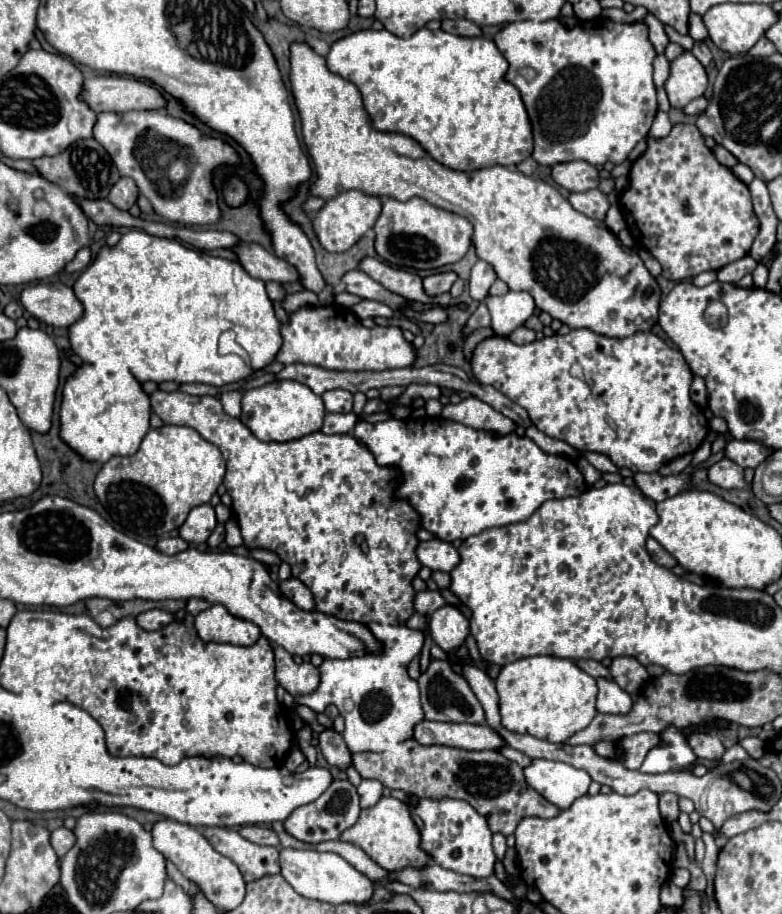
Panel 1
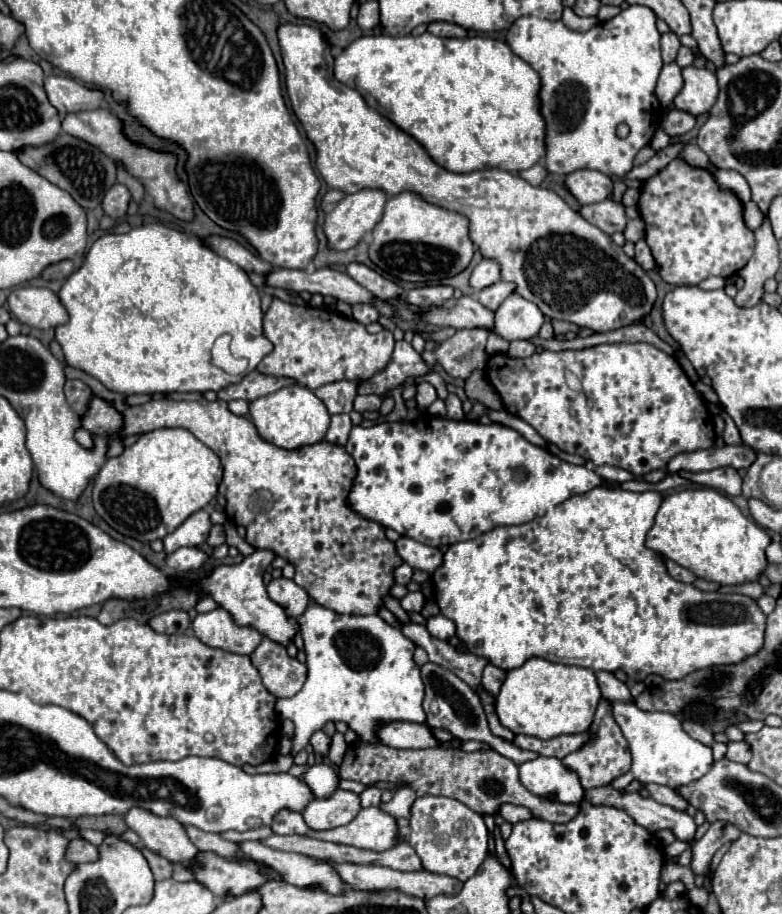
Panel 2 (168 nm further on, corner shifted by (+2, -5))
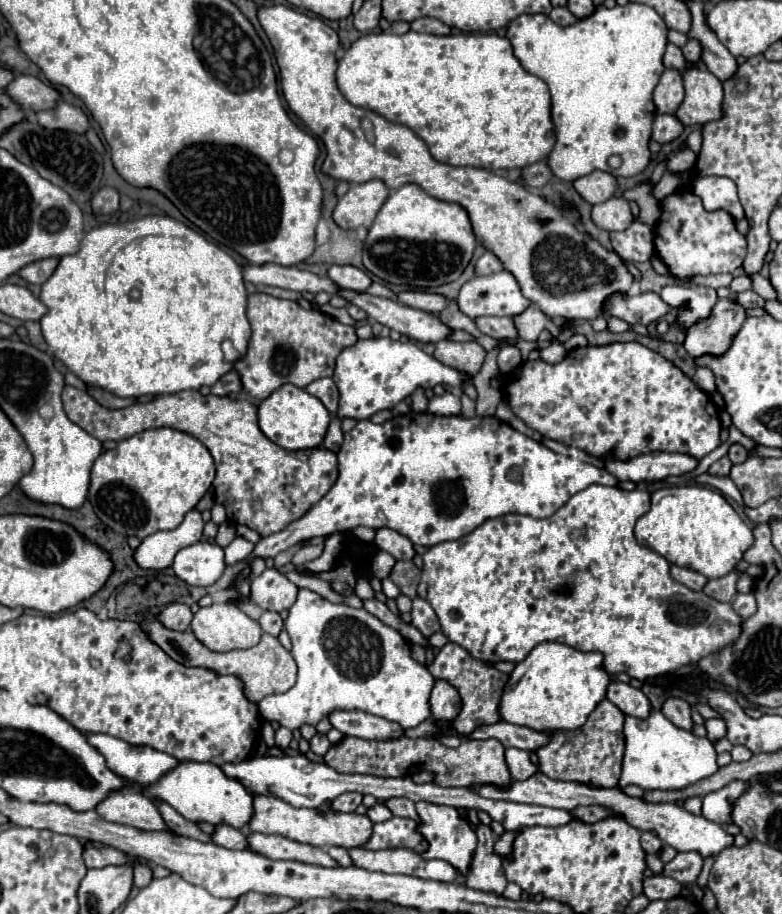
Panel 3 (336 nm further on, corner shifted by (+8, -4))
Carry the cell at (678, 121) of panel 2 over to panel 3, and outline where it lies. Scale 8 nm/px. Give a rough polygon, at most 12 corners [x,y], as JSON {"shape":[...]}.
{"shape":[[657,114],[653,140],[667,144],[683,132],[673,114]]}

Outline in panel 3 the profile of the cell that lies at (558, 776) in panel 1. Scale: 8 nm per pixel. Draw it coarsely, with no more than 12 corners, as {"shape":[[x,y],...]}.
{"shape":[[505,748],[505,762],[513,780],[527,780],[539,770],[529,752]]}

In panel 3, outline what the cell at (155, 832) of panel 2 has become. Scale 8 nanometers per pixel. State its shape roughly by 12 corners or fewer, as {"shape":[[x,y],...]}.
{"shape":[[131,784],[95,810],[109,822],[169,830],[155,802]]}

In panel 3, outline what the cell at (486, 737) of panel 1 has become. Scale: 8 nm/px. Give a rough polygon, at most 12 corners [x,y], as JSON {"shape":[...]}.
{"shape":[[335,710],[327,718],[345,736],[389,740],[399,724],[361,710]]}

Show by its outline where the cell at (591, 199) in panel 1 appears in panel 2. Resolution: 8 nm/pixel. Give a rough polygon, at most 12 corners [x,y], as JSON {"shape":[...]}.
{"shape":[[611,199],[583,205],[579,215],[607,235],[623,231],[627,217]]}

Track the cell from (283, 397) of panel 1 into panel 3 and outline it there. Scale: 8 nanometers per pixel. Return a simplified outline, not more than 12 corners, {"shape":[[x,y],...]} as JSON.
{"shape":[[283,384],[259,404],[261,430],[285,450],[319,448],[331,414]]}

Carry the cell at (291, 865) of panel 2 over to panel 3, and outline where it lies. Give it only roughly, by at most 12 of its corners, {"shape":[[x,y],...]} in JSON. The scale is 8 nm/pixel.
{"shape":[[229,824],[215,826],[211,842],[245,850],[245,834]]}

